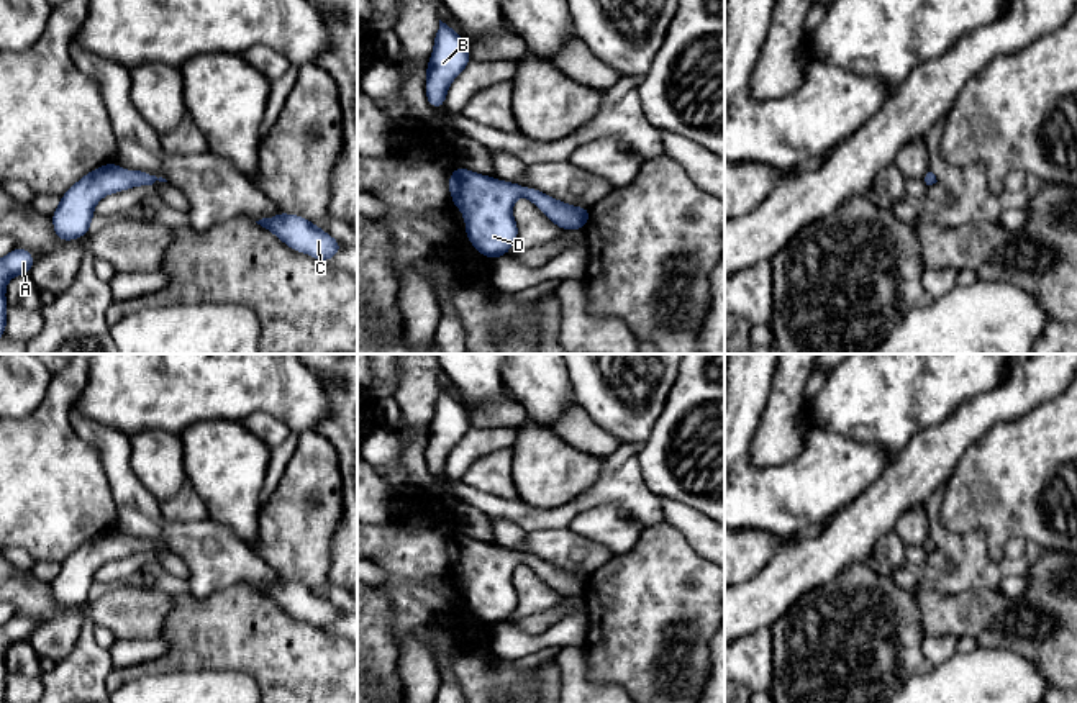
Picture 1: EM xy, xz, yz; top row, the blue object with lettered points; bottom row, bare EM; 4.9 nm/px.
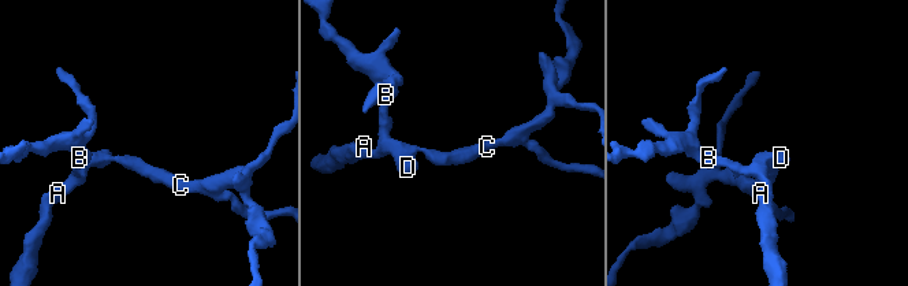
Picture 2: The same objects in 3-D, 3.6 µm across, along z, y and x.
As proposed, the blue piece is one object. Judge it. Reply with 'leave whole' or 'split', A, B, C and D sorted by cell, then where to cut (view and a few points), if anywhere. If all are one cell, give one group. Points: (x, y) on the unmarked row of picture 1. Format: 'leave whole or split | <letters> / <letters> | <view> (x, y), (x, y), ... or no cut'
leave whole | A B C D | no cut

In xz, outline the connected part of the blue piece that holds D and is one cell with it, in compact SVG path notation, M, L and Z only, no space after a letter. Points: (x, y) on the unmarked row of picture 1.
M464 534L451 539L449 559L452 570L462 578L466 601L474 616L490 626L507 623L518 605L511 577L521 562L561 596L584 596L590 583L590 575L572 574L536 556L502 549Z

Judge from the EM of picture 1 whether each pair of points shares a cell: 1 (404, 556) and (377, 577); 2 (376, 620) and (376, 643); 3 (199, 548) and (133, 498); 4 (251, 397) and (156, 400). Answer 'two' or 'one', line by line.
1: two
2: one
3: one
4: one

